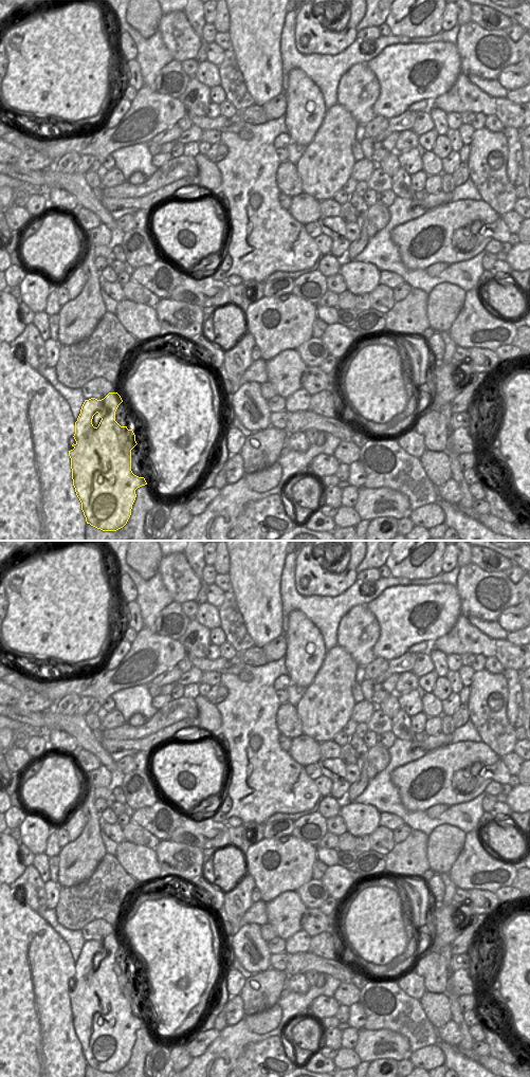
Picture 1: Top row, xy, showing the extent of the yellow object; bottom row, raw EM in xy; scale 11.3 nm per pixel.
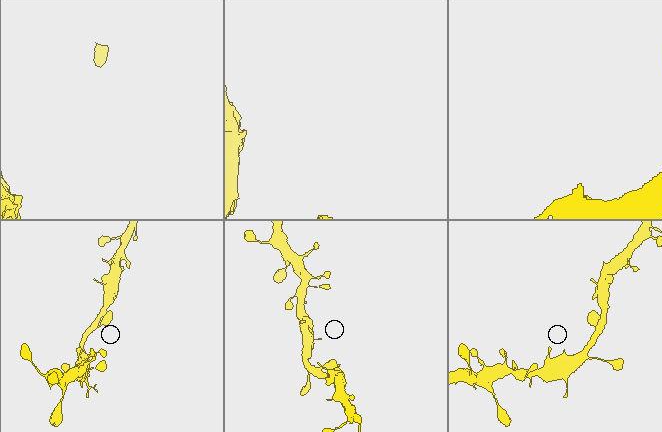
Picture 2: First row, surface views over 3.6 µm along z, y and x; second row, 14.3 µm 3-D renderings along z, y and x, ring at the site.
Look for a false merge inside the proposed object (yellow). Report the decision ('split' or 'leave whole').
leave whole

